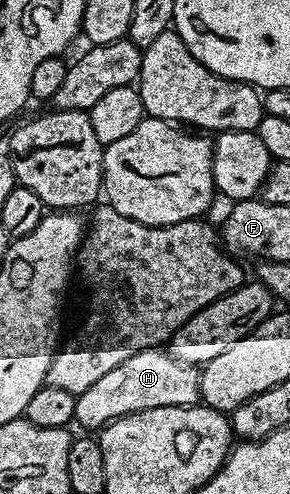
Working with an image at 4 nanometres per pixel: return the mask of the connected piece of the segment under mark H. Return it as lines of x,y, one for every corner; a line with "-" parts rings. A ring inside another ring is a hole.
153,348
122,360
118,368
106,372
86,392
76,395
75,425
85,426
85,431
99,432
127,414
150,408
167,406
194,406
200,402
200,370
171,358
164,348

